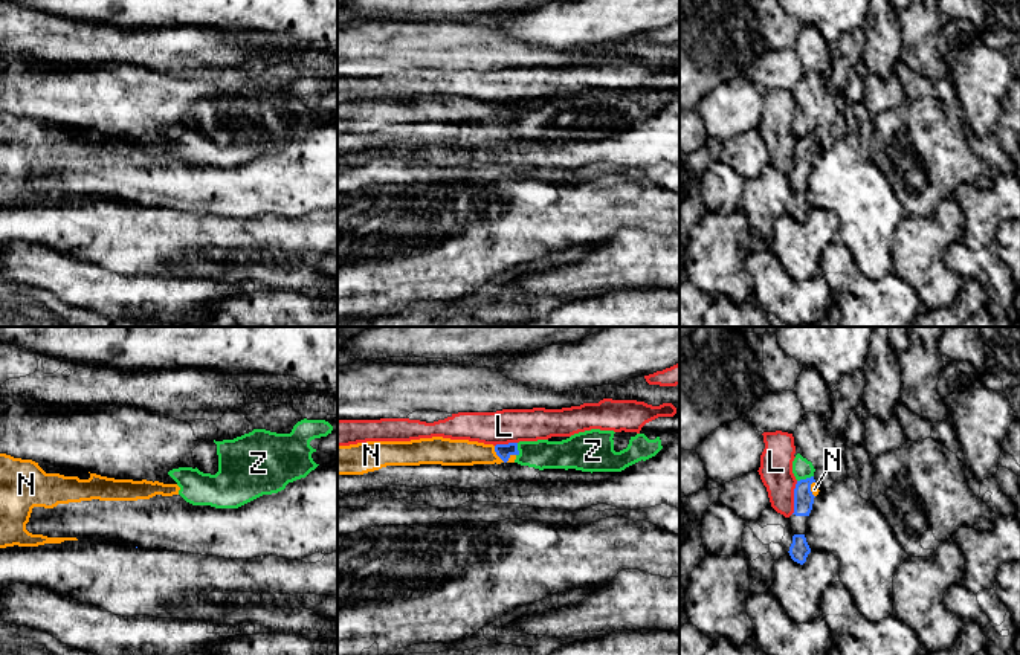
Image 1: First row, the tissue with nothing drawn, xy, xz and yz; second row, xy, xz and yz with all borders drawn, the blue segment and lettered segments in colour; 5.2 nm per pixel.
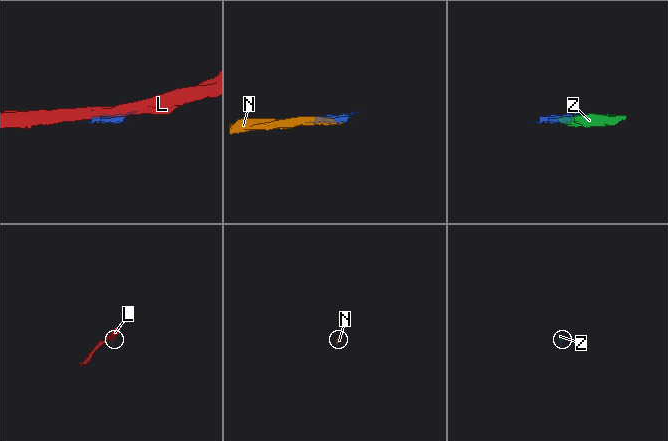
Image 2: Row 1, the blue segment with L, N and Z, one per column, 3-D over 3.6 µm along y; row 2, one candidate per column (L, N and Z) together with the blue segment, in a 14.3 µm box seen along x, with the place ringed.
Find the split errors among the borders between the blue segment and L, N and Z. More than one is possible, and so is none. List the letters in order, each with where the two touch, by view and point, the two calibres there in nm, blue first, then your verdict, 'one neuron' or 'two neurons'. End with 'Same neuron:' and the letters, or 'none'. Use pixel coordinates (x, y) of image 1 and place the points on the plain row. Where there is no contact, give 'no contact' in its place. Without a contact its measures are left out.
L: yz (794, 156) | 110/180 nm | two neurons
N: xz (503, 118) | 80/140 nm | one neuron
Z: yz (806, 136) | 110/110 nm | two neurons
Same neuron: N

